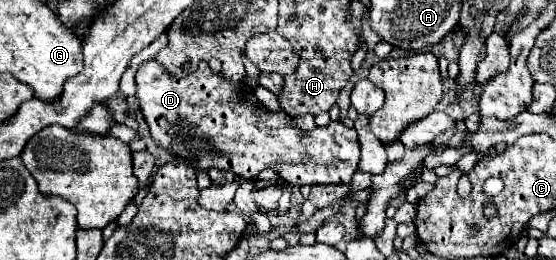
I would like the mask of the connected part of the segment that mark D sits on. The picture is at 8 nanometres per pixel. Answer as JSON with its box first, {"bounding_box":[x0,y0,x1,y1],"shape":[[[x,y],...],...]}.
{"bounding_box":[137,61,359,187],"shape":[[[145,61],[139,65],[137,75],[137,99],[141,103],[141,111],[149,125],[151,137],[157,145],[167,149],[177,159],[189,163],[195,171],[233,171],[243,179],[253,179],[263,169],[273,169],[285,183],[291,187],[315,185],[315,183],[349,183],[359,163],[359,141],[353,129],[345,127],[341,121],[331,121],[325,127],[313,131],[301,131],[293,117],[285,111],[267,111],[257,99],[249,85],[243,81],[235,83],[223,79],[221,73],[213,73],[207,61],[199,63],[199,73],[191,77],[171,77],[167,69],[157,61]]]}

